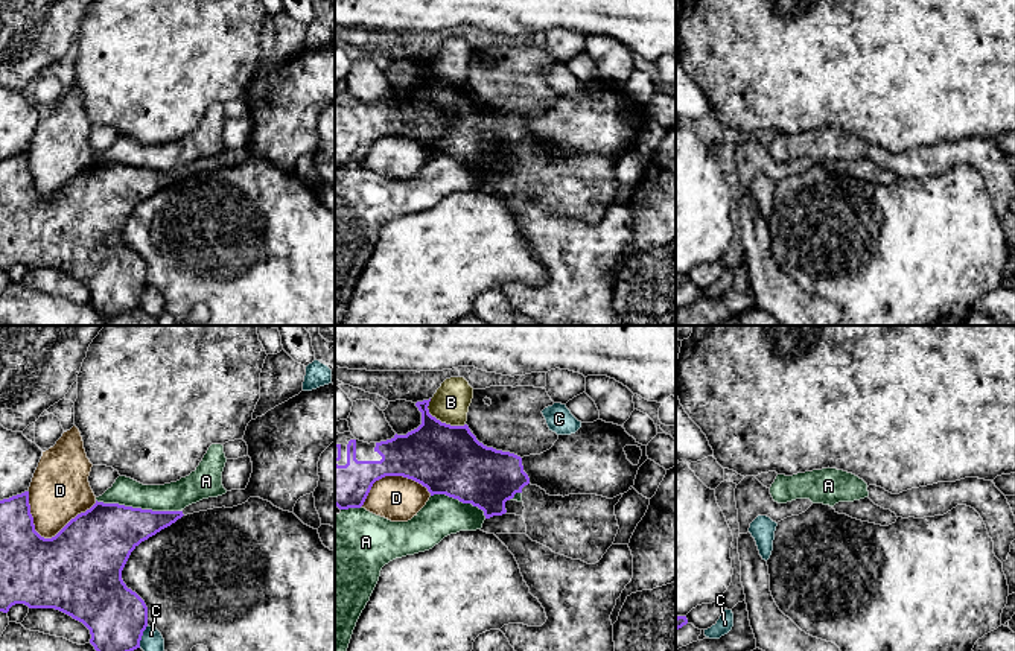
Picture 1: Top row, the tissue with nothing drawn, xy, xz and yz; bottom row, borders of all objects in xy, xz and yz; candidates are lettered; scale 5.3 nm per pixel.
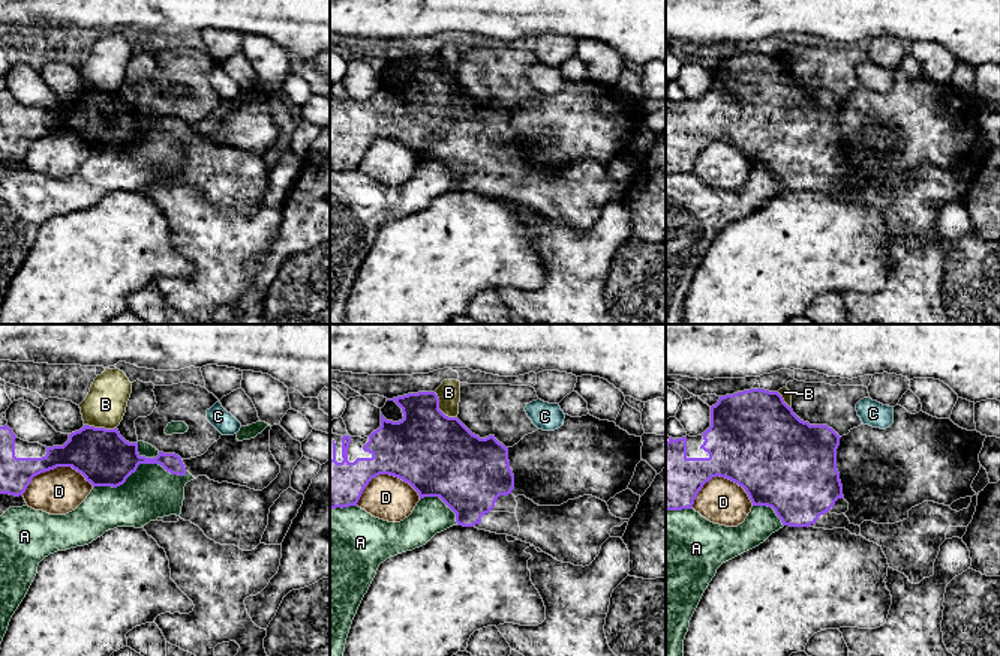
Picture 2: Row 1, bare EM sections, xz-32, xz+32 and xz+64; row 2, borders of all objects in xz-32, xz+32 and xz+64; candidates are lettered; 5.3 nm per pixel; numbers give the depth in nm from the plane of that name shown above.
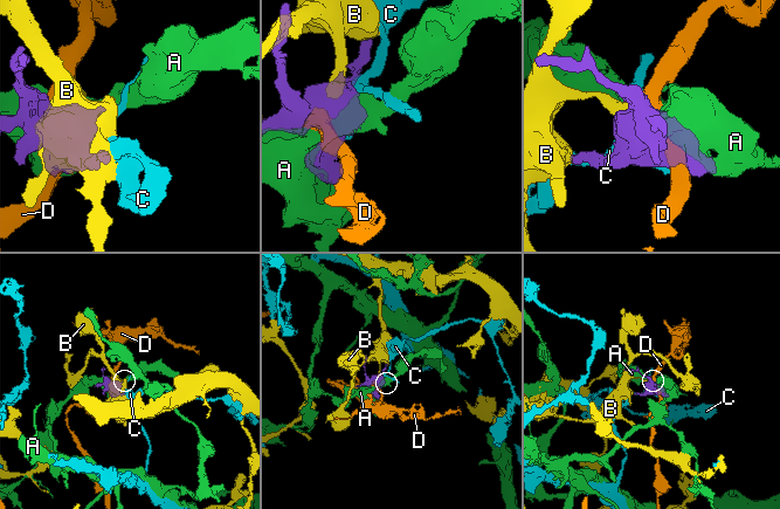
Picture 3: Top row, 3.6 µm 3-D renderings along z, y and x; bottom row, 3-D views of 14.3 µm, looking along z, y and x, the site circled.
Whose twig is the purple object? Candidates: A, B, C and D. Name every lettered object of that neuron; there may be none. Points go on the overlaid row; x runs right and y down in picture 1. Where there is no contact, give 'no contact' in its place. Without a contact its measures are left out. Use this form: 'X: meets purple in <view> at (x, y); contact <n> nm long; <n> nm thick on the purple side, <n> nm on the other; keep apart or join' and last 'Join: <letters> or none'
A: meets purple in xy at (139, 508); contact 460 nm long; 340 nm thick on the purple side, 160 nm on the other; keep apart
B: meets purple in xz at (439, 420); contact 240 nm long; 360 nm thick on the purple side, 200 nm on the other; keep apart
C: meets purple in xy at (142, 635); contact 130 nm long; 320 nm thick on the purple side, 110 nm on the other; keep apart
D: meets purple in xy at (47, 539); contact 380 nm long; 460 nm thick on the purple side, 300 nm on the other; keep apart
Join: none

